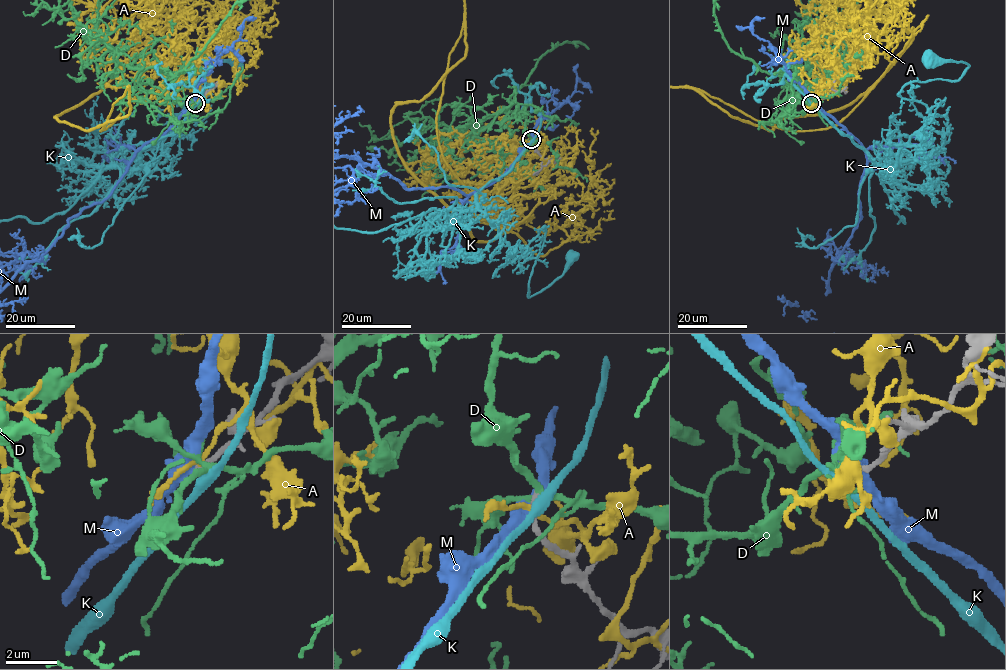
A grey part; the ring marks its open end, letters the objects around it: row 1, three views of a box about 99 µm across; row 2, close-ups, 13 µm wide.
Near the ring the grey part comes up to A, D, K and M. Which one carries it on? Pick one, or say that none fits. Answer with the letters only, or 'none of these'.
D

